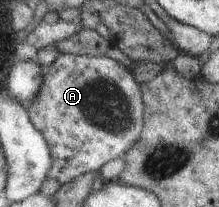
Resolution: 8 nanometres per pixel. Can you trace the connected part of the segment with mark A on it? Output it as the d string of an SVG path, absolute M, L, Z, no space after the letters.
M60 53L46 66L42 84L32 104L25 108L30 124L48 144L50 166L46 179L67 184L124 154L136 142L143 126L139 86L129 70L106 56Z

